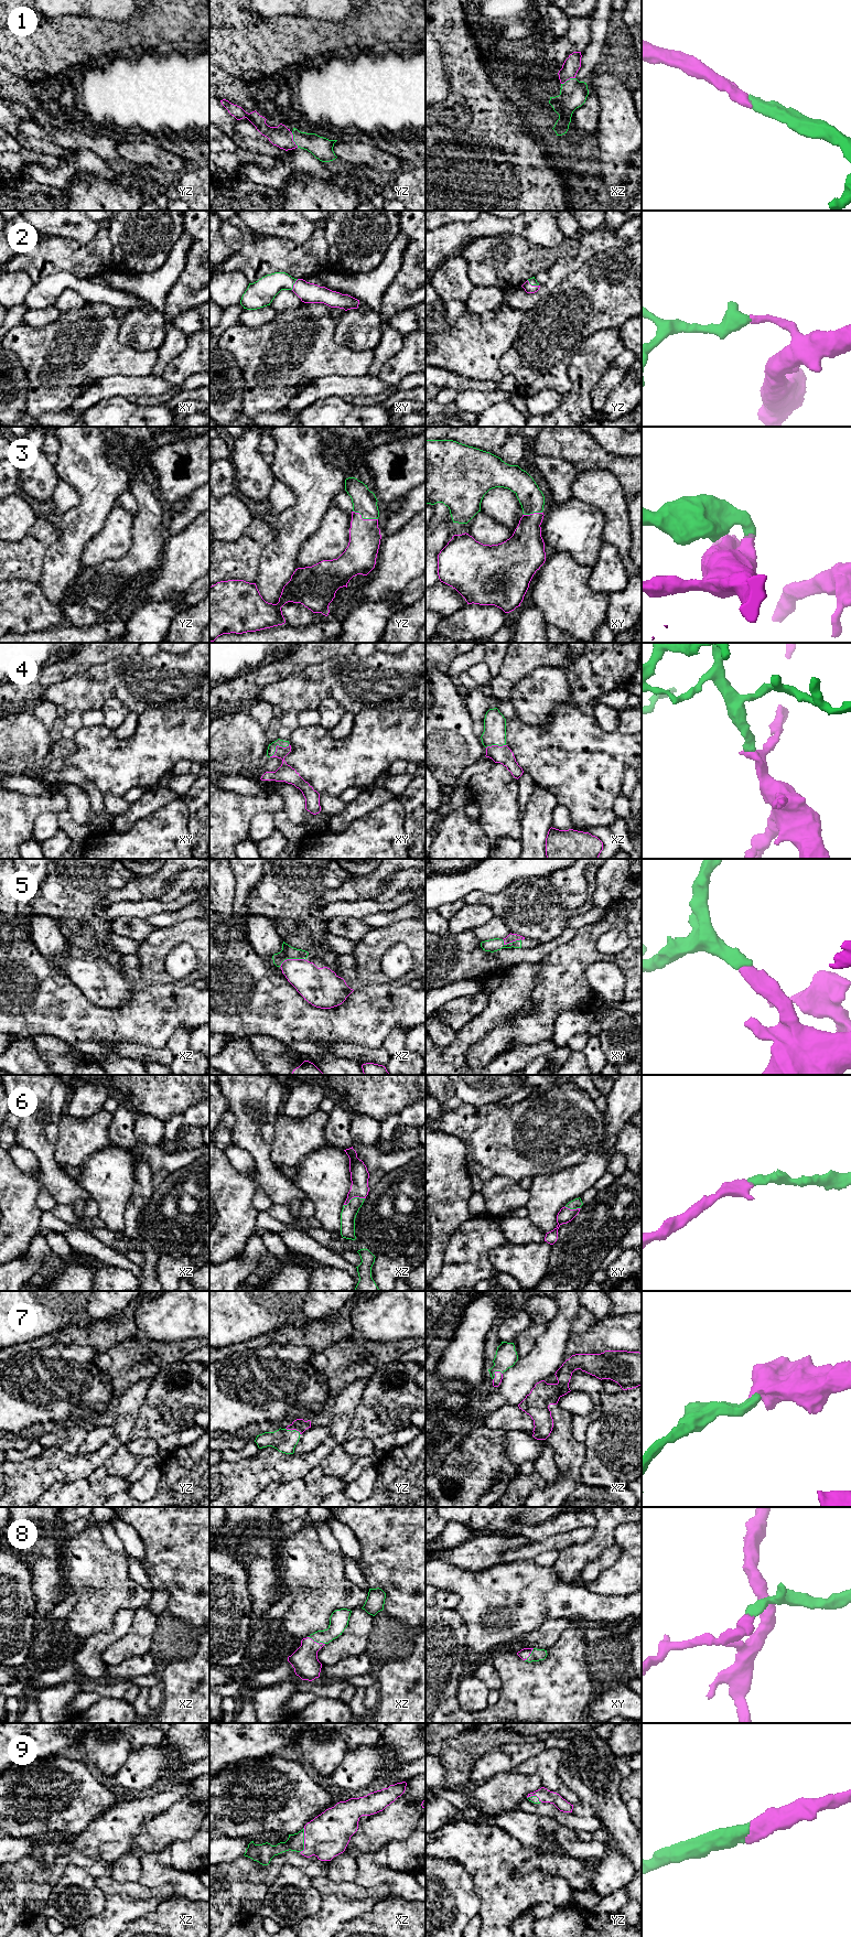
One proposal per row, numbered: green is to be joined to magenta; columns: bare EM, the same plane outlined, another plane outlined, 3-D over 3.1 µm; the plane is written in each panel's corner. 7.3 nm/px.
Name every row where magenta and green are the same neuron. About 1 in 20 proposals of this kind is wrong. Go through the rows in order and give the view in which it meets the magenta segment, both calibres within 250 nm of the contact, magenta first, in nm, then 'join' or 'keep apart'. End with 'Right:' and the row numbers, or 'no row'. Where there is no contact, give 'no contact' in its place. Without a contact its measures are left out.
1: yz | 150/160 nm | join
2: xy | 150/190 nm | join
3: yz | 220/180 nm | join
4: xy | 120/60 nm | join
5: xz | 260/100 nm | join
6: xz | 140/110 nm | join
7: yz | 90/170 nm | join
8: xz | 190/140 nm | join
9: xz | 320/130 nm | join
Right: 1, 2, 3, 4, 5, 6, 7, 8, 9

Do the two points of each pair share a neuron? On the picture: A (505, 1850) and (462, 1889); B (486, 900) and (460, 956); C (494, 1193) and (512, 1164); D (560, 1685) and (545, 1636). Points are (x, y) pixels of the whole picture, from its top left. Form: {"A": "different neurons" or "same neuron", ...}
{"A": "different neurons", "B": "different neurons", "C": "different neurons", "D": "different neurons"}

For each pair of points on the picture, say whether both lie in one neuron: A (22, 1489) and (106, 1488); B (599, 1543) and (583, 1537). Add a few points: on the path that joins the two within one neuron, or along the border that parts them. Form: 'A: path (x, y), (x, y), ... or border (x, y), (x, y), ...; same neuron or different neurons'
A: border (72, 1481), (54, 1482), (40, 1495); different neurons
B: border (594, 1528), (588, 1540), (566, 1548); different neurons

